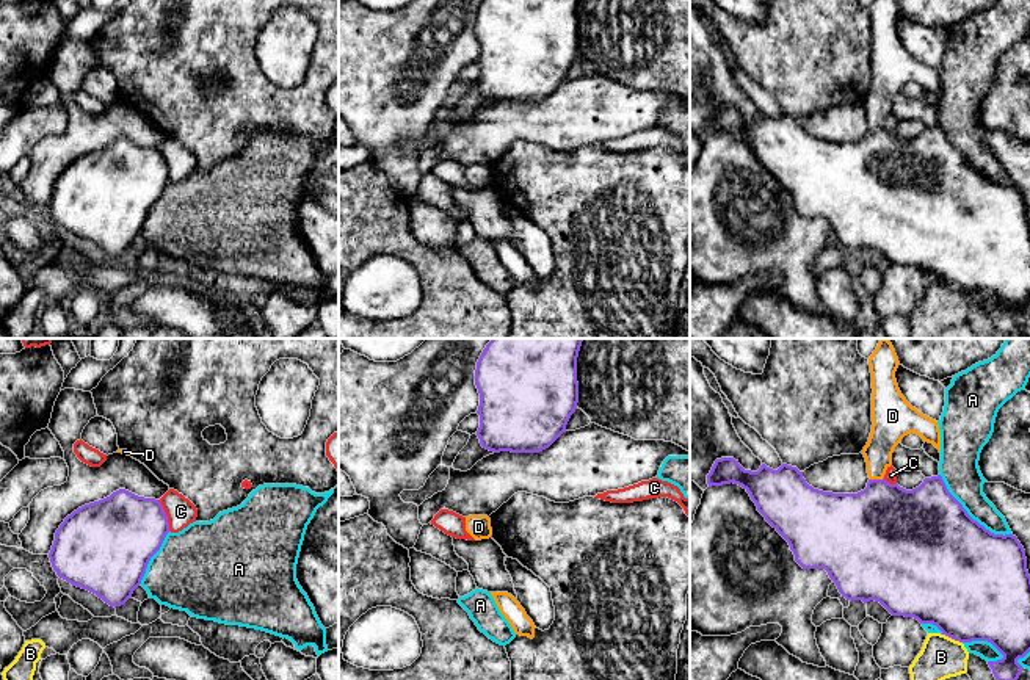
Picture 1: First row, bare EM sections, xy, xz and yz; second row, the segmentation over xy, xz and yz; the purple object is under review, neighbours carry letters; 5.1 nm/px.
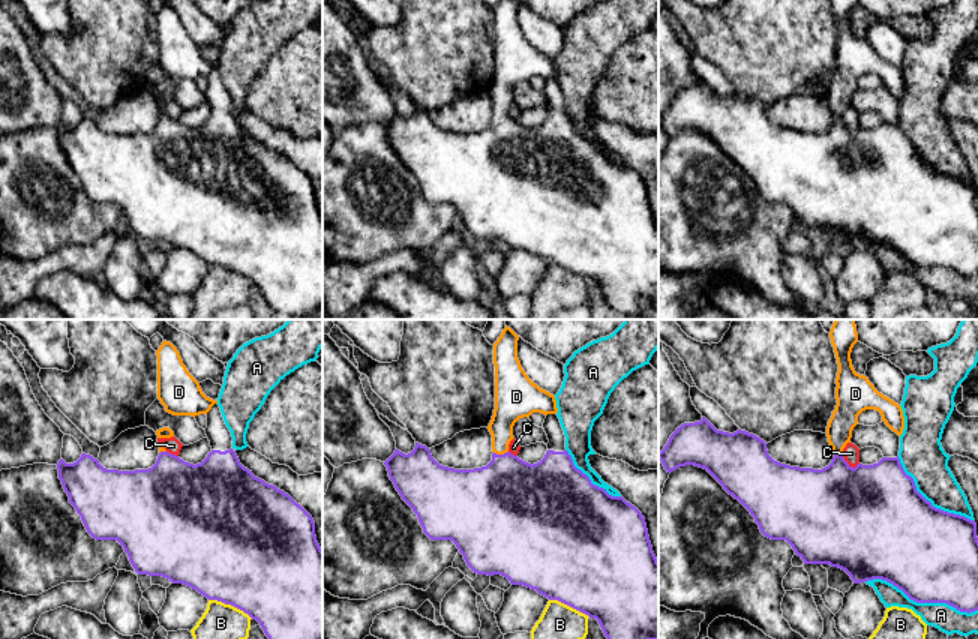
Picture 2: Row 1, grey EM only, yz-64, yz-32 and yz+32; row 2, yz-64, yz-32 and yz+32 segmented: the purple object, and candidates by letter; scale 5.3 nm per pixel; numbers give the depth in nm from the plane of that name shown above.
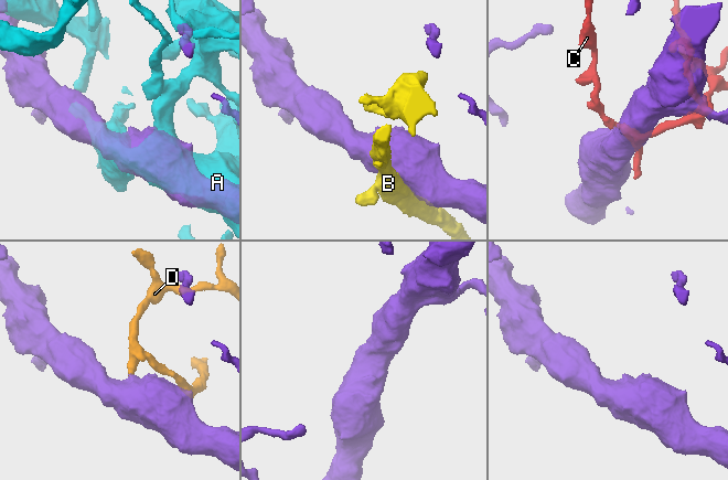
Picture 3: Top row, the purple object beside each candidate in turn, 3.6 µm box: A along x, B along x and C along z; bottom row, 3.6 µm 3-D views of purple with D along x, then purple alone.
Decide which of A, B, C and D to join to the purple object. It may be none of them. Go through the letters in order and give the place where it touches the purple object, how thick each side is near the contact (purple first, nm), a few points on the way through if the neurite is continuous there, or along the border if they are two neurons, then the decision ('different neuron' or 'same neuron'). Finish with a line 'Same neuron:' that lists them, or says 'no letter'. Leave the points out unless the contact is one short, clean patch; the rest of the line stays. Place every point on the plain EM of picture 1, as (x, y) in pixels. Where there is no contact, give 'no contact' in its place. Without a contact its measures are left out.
A: contact yz (969, 165); calibres 500 and 200 nm; different neuron
B: contact yz (952, 287); calibres 480 and 220 nm; different neuron
C: contact xy (166, 165); calibres 400 and 150 nm; different neuron
D: contact yz (877, 129); calibres 440 and 160 nm; way yz (884, 176), (877, 129), (878, 97), (886, 82); same neuron
Same neuron: D

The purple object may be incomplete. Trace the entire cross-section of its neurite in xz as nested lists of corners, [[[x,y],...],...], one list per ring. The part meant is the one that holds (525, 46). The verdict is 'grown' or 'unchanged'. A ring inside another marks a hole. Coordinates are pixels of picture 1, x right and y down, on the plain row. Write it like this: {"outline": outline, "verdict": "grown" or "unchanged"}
{"outline": [[[483,0],[475,19],[483,97],[539,102],[563,81],[578,52],[578,0]]], "verdict": "unchanged"}

